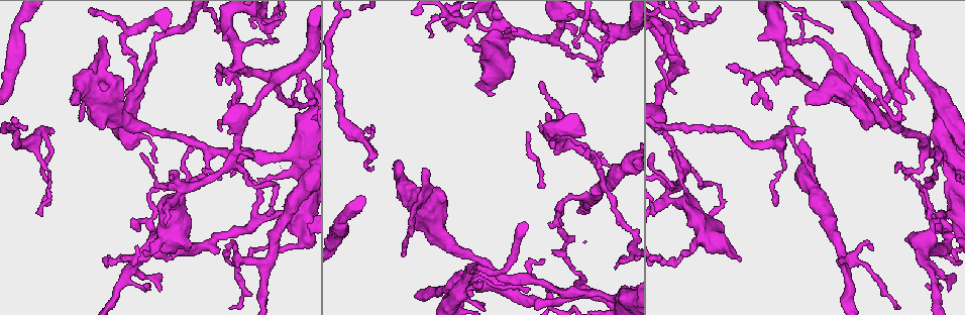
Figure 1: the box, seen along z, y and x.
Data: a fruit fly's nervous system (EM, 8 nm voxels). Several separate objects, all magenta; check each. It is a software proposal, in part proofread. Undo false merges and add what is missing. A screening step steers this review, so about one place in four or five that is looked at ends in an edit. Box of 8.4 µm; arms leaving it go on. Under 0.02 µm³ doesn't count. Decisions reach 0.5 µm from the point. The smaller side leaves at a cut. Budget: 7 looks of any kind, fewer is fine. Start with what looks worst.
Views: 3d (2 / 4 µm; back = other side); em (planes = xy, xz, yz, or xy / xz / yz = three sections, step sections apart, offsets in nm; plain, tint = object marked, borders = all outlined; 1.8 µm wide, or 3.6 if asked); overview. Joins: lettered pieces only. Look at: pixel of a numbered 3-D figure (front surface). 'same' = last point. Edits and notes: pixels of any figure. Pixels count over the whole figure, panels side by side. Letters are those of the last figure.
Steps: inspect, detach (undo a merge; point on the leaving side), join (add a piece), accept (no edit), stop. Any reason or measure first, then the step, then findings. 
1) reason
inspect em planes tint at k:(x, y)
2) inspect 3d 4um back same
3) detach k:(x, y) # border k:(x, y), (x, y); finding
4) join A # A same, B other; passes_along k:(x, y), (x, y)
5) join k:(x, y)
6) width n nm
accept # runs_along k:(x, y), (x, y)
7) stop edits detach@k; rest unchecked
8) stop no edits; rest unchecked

an open end
inspect 3d 2um back at 1:(765, 72)

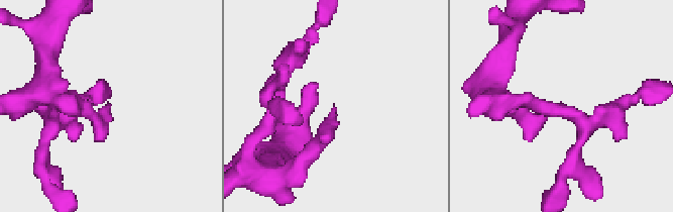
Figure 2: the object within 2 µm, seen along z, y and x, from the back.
now the EM
inspect em xz step 4 borders at 2:(334, 104)

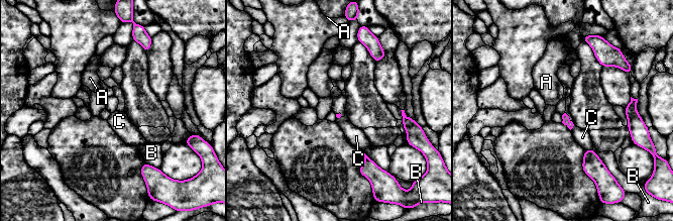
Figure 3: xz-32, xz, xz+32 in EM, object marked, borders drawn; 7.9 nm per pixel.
inspect em yz step 16 borders same

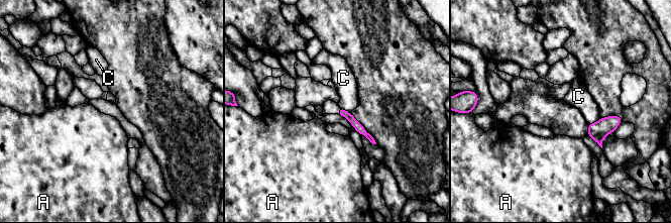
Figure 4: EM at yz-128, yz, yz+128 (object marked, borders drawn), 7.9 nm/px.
longest_contact C 120 nm
accept # A other, C other; border 4:(600, 118), (587, 124); none of them fits

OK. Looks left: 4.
a narrow waist
inspect em planes borders at 1:(151, 44)

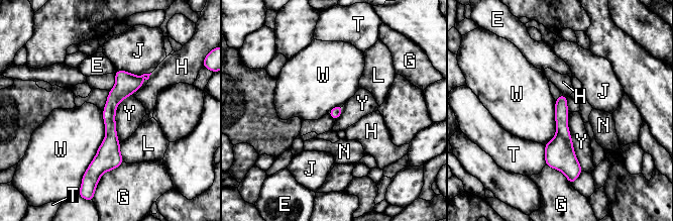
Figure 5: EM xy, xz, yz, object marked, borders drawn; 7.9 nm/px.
width 90 nm
accept # E other, G other, H other, J other, L other, N other, T other, W other, Y other; border 5:(103, 110), (105, 137), (82, 177); all the same neuron

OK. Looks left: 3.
thick turns thin
inspect em 3.6um planes borders at 1:(490, 76)

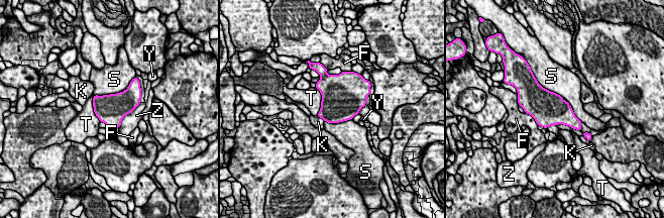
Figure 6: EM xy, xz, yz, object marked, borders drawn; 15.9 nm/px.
accept # F other, K other, S other, T other, Y other, Z other; border 6:(129, 83), (122, 91), (94, 95); continuous, no second neuron

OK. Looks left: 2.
stop no edits; rest unchecked

